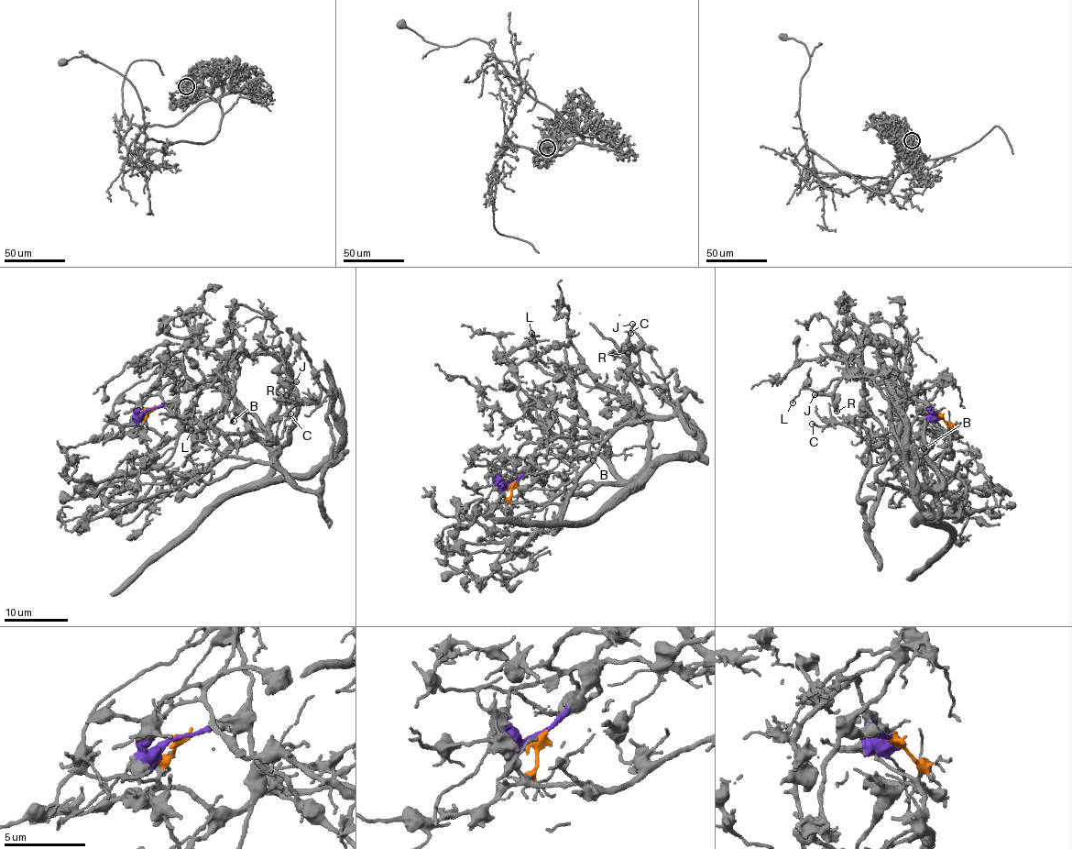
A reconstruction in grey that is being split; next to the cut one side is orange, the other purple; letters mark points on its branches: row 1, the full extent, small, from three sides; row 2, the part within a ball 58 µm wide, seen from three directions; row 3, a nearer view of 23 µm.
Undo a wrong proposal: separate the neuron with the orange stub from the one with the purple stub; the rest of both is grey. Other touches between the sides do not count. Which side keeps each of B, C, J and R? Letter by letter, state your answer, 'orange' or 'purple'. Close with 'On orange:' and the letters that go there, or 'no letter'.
B: purple
C: orange
J: purple
R: purple
On orange: C

